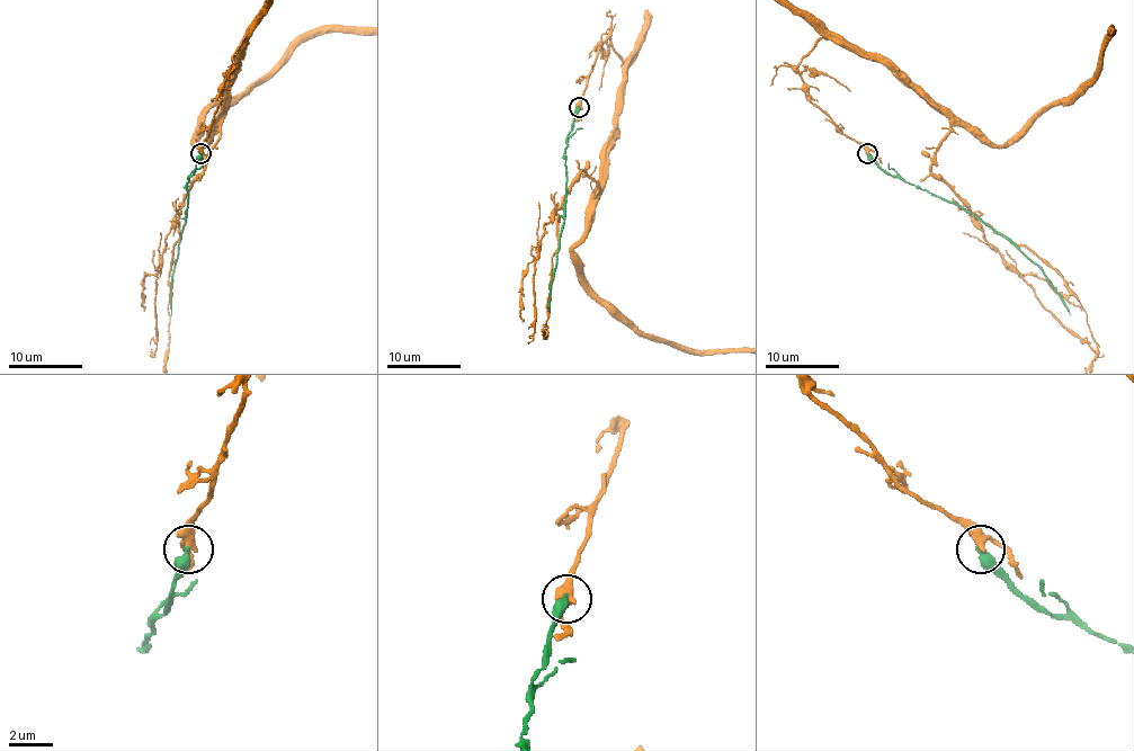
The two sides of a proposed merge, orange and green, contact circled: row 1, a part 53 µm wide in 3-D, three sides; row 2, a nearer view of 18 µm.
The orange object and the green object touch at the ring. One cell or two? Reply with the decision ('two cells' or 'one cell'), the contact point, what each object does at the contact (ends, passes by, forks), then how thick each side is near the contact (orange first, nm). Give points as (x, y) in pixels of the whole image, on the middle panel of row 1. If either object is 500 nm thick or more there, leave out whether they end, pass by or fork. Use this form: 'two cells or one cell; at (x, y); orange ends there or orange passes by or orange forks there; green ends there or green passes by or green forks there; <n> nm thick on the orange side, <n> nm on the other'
two cells; at (579, 107); orange passes by; green ends there; 400 nm thick on the orange side, 440 nm on the other

